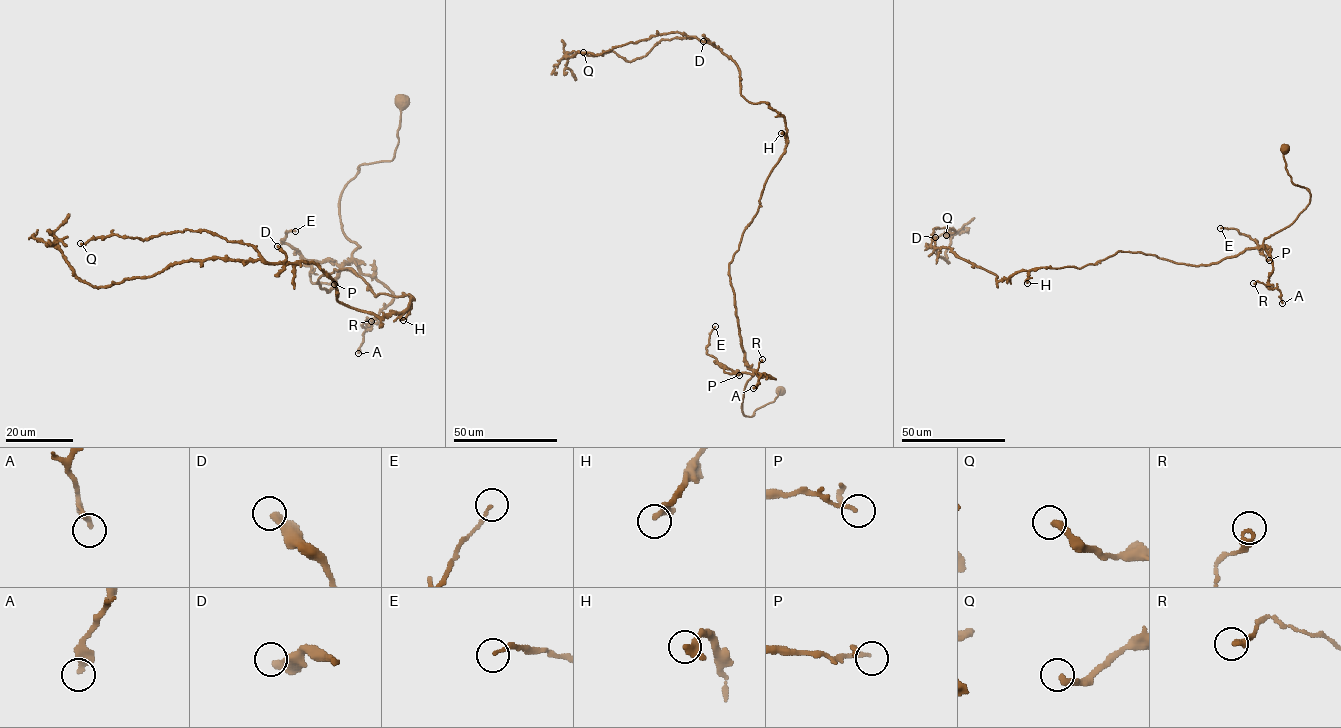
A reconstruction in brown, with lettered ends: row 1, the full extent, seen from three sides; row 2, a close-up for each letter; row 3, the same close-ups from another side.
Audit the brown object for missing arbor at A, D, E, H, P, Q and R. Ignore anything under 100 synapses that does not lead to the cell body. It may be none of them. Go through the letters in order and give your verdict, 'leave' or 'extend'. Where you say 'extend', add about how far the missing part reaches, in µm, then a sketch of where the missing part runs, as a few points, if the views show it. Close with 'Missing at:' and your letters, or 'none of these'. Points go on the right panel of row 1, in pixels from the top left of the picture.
A: leave
D: leave
E: leave
H: leave
P: leave
Q: leave
R: leave
Missing at: none of these

